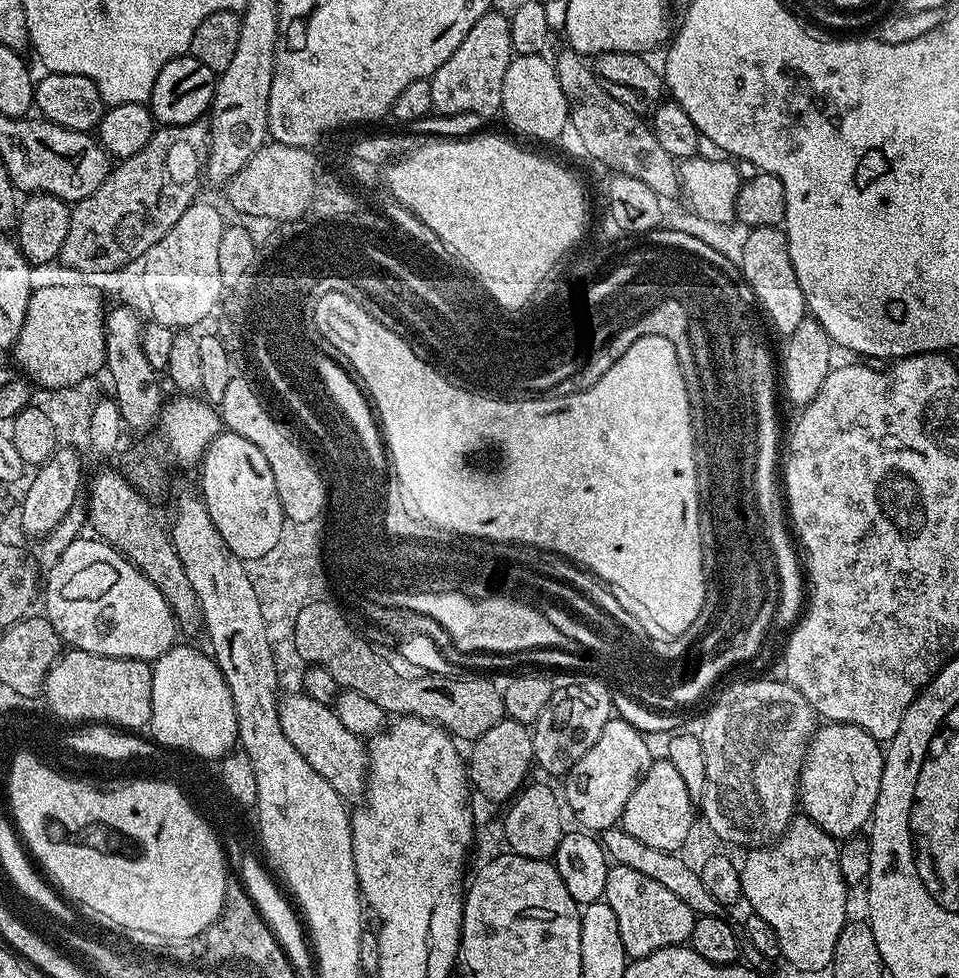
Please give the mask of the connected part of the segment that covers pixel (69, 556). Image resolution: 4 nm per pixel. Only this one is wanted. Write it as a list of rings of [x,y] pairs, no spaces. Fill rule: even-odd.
[[[99,538],[76,540],[60,552],[56,565],[47,569],[46,583],[42,588],[43,615],[58,630],[61,641],[69,649],[114,658],[156,661],[166,654],[178,640],[178,625],[172,607],[166,602],[162,590],[146,578],[117,548],[111,548]]]

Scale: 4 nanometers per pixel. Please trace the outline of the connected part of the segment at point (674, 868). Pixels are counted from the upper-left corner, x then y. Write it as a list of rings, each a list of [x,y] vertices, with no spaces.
[[[619,826],[599,833],[598,839],[615,863],[630,866],[630,870],[639,870],[640,873],[646,874],[646,878],[654,878],[654,882],[666,886],[666,890],[671,890],[676,897],[682,898],[682,902],[686,902],[686,906],[690,906],[690,910],[695,912],[697,917],[725,915],[725,905],[718,903],[714,894],[706,890],[699,871],[695,867],[691,868],[683,860],[683,855],[666,850],[654,850],[654,846],[646,846],[646,842],[638,842],[638,838],[626,834],[626,830]]]

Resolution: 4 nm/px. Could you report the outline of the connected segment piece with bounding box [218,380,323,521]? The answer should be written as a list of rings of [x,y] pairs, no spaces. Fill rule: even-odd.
[[[231,380],[222,393],[222,402],[218,406],[218,415],[223,427],[234,434],[242,434],[246,442],[254,442],[266,462],[270,462],[270,470],[274,474],[274,490],[278,490],[278,502],[282,502],[285,519],[308,520],[319,512],[323,503],[323,489],[320,487],[319,477],[312,472],[311,465],[300,456],[299,449],[288,443],[287,437],[280,433],[276,425],[272,424],[264,409],[260,408],[257,400],[248,390],[242,380]]]

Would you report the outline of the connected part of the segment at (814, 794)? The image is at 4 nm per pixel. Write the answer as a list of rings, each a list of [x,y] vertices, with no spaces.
[[[824,722],[812,733],[804,767],[800,769],[798,804],[803,815],[837,841],[863,833],[882,786],[885,749],[881,741],[853,724]]]

